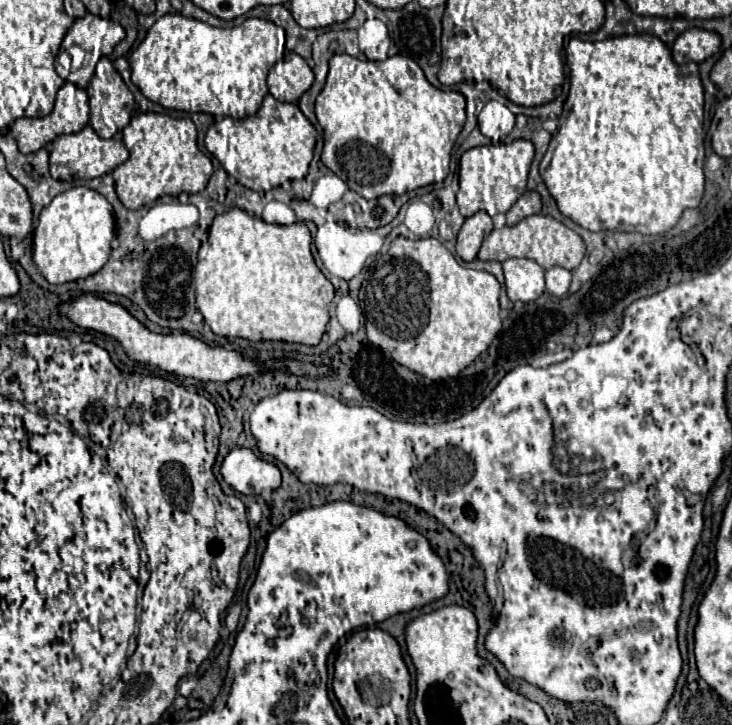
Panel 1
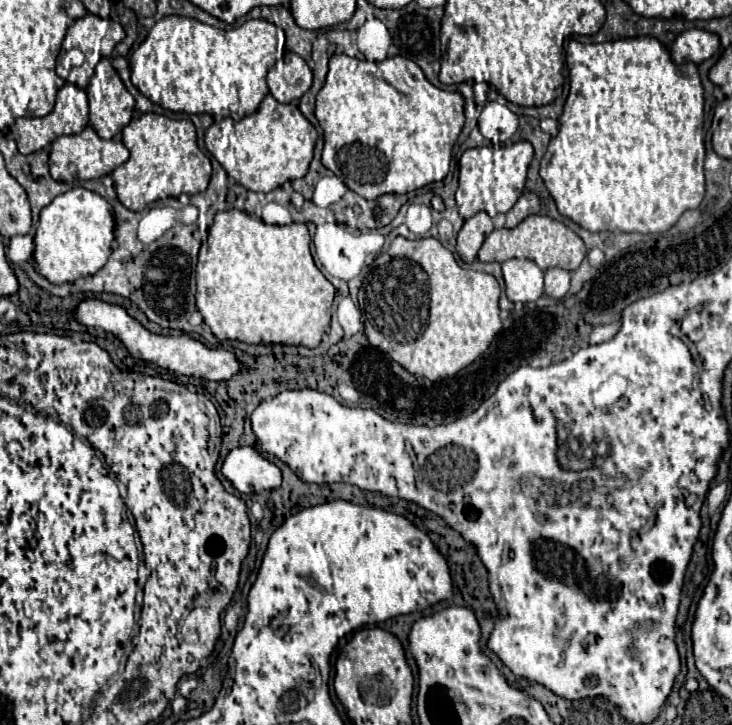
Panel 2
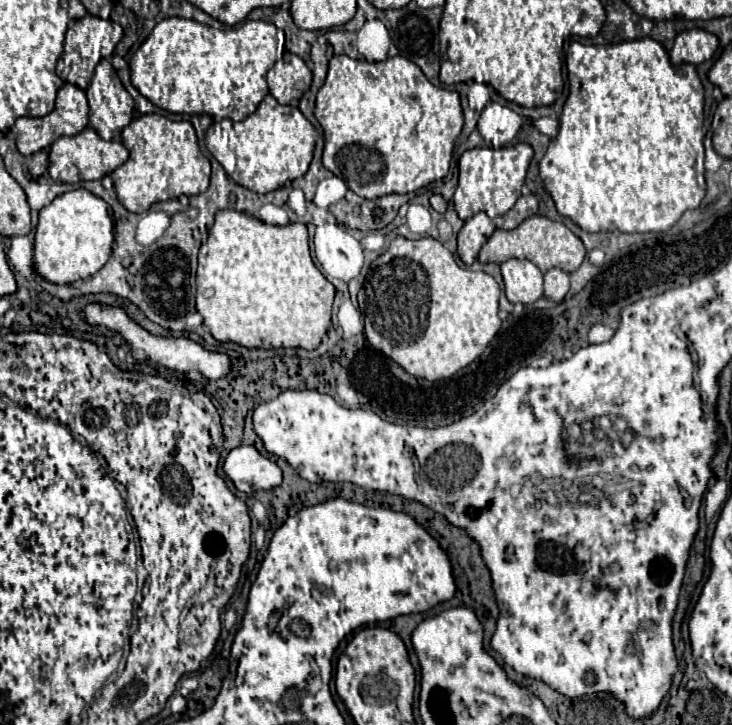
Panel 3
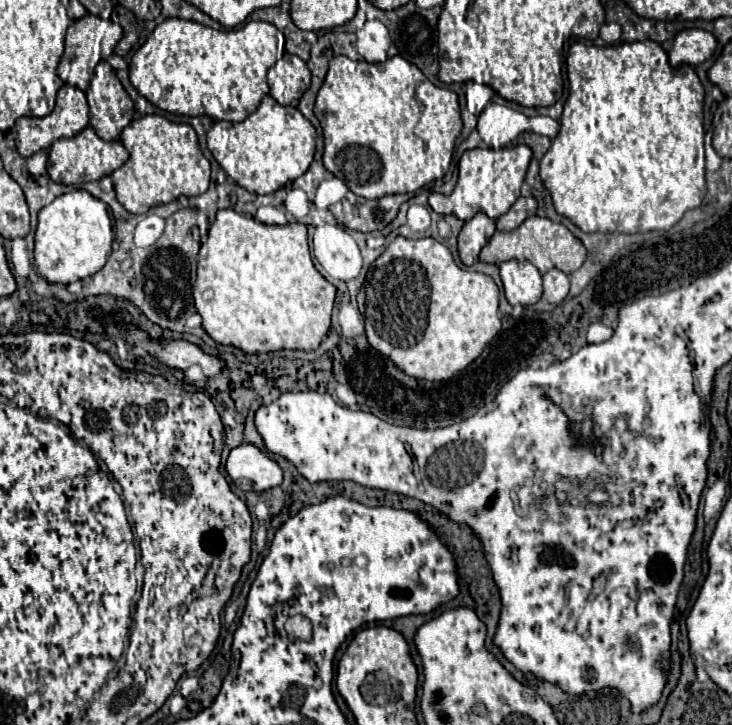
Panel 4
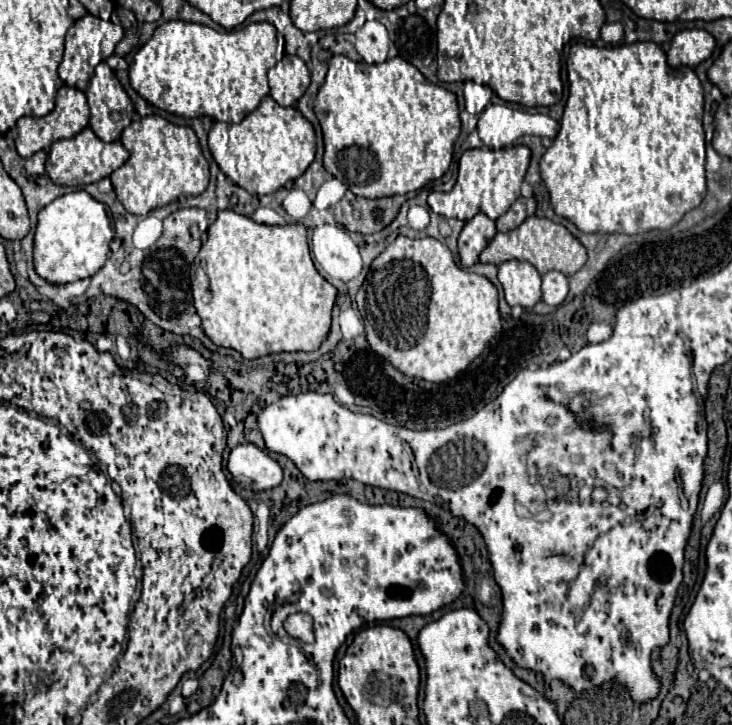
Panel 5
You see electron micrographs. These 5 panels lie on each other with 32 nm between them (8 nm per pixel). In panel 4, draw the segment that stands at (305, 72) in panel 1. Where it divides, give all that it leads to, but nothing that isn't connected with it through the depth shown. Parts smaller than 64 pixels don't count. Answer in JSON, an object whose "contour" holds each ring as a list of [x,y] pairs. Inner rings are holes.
{"contour":[[[284,54],[268,70],[270,96],[282,106],[294,106],[310,86],[310,70],[304,60]]]}

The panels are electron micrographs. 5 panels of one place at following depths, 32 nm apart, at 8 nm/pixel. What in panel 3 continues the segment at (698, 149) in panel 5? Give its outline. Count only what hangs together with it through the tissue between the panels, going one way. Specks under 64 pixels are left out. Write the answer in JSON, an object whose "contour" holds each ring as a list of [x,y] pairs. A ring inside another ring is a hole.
{"contour":[[[652,38],[642,40],[630,40],[630,42],[618,42],[618,44],[606,44],[606,46],[586,46],[580,42],[572,42],[566,54],[566,66],[568,66],[568,84],[570,94],[564,104],[564,112],[560,116],[560,130],[558,136],[552,138],[544,158],[540,160],[540,178],[554,198],[556,210],[570,218],[574,224],[578,224],[586,232],[666,232],[670,230],[680,216],[686,210],[698,208],[704,194],[706,194],[706,182],[704,182],[704,88],[696,74],[696,68],[692,64],[672,66],[668,52]]]}

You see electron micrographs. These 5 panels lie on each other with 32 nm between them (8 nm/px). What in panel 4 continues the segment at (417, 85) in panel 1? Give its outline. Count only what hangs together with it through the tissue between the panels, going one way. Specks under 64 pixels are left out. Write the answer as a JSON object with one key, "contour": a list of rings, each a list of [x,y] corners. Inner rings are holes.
{"contour":[[[334,56],[330,70],[316,96],[314,114],[324,132],[324,168],[344,180],[348,188],[362,198],[380,198],[388,194],[416,192],[428,182],[440,180],[450,166],[454,142],[462,130],[458,96],[452,90],[434,86],[414,64],[402,56],[380,64]]]}

